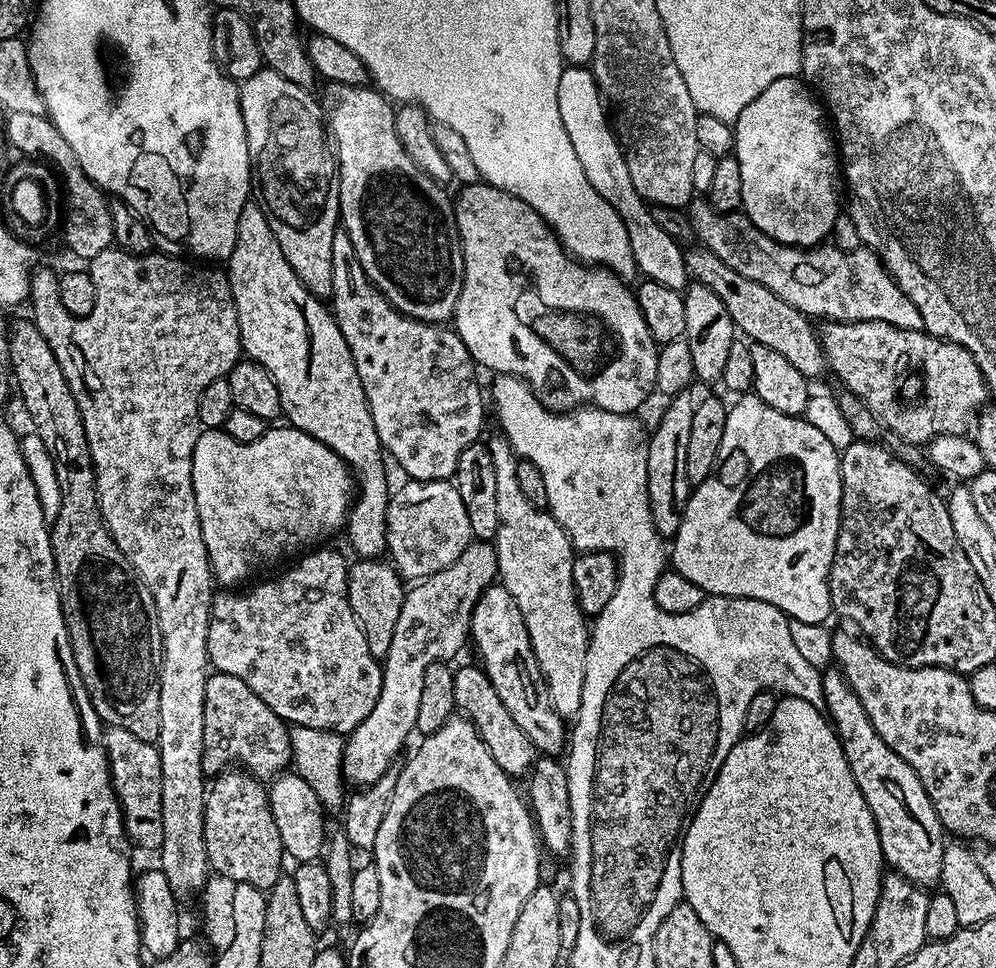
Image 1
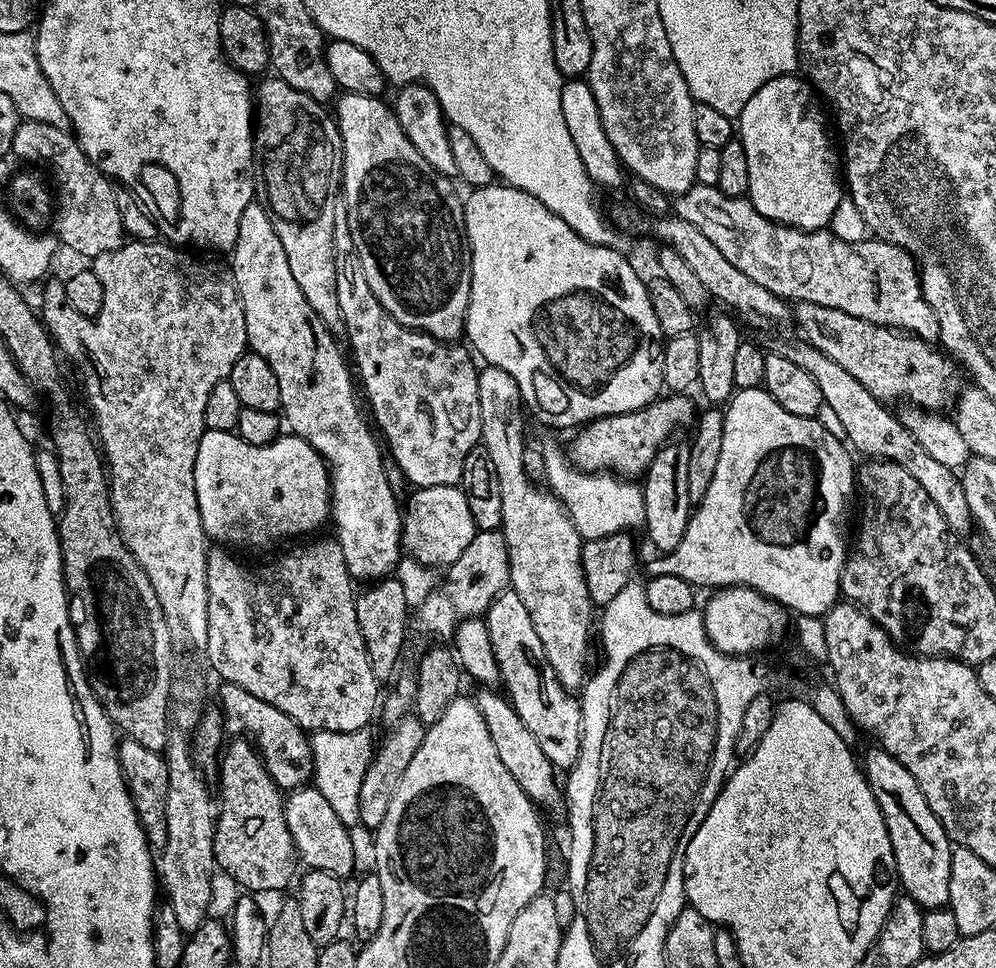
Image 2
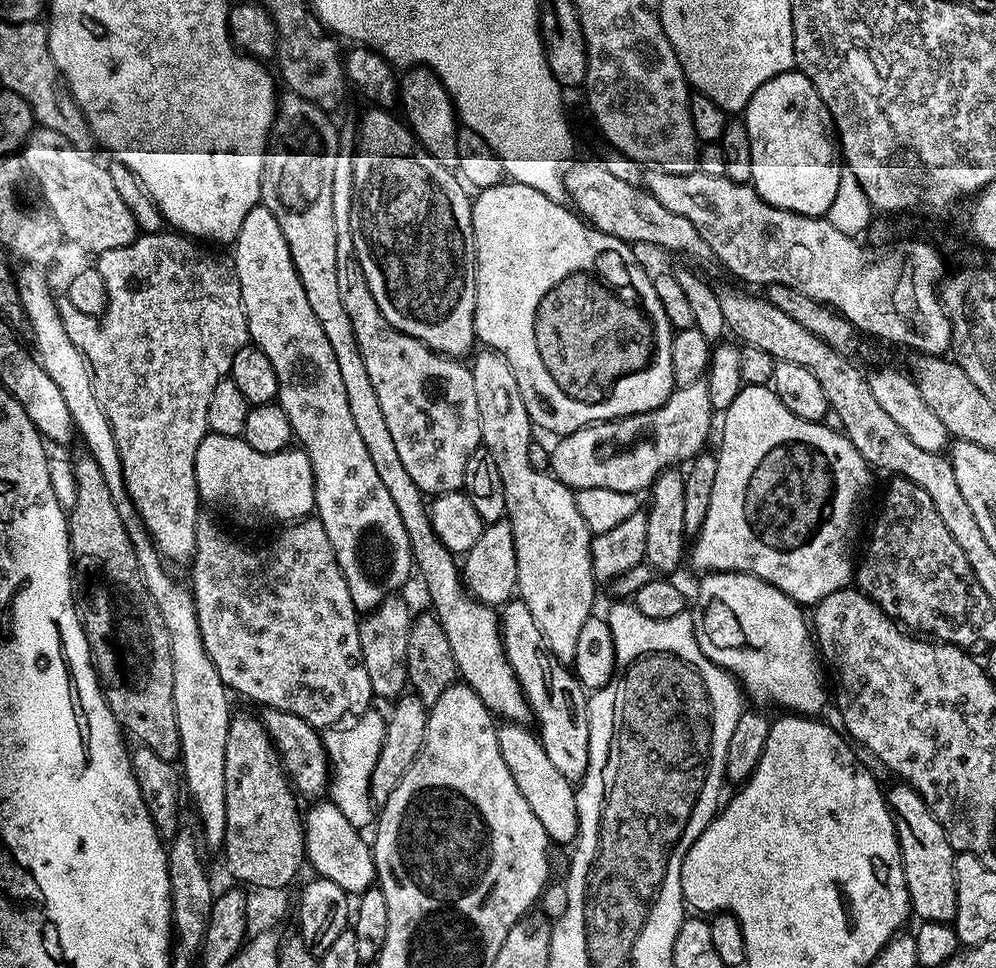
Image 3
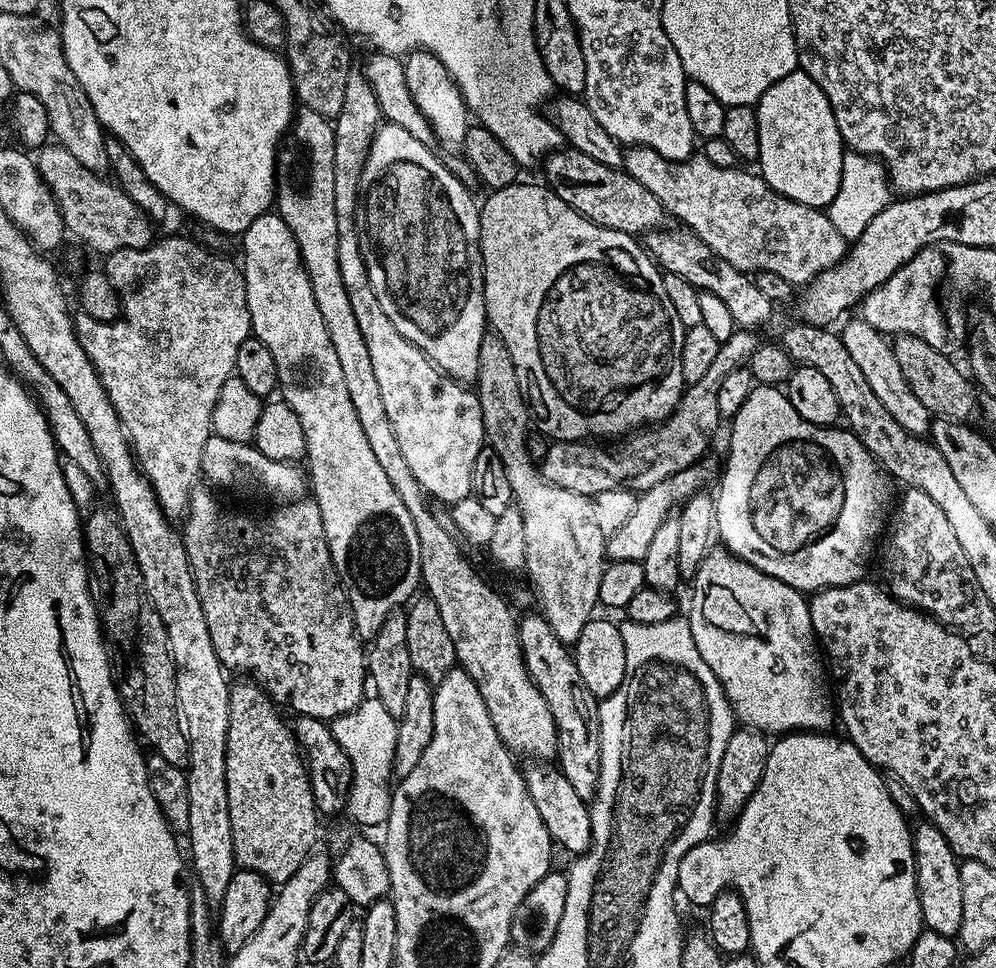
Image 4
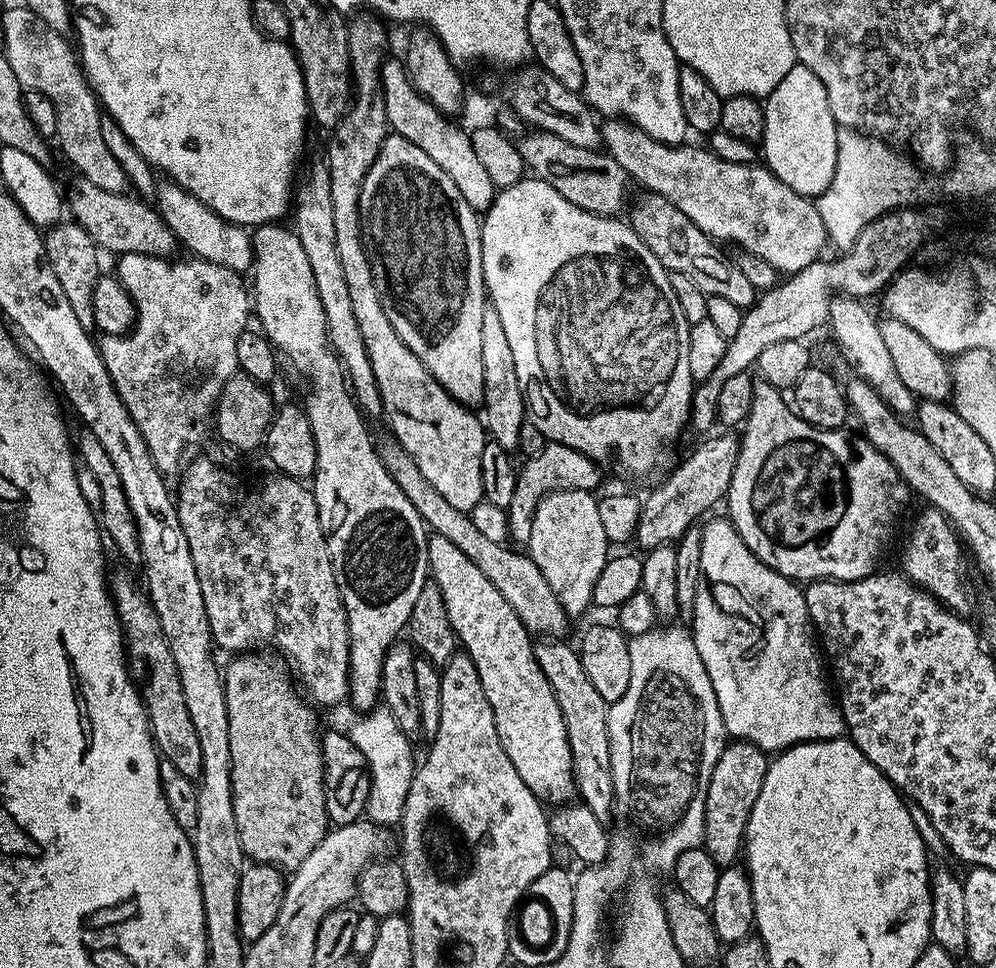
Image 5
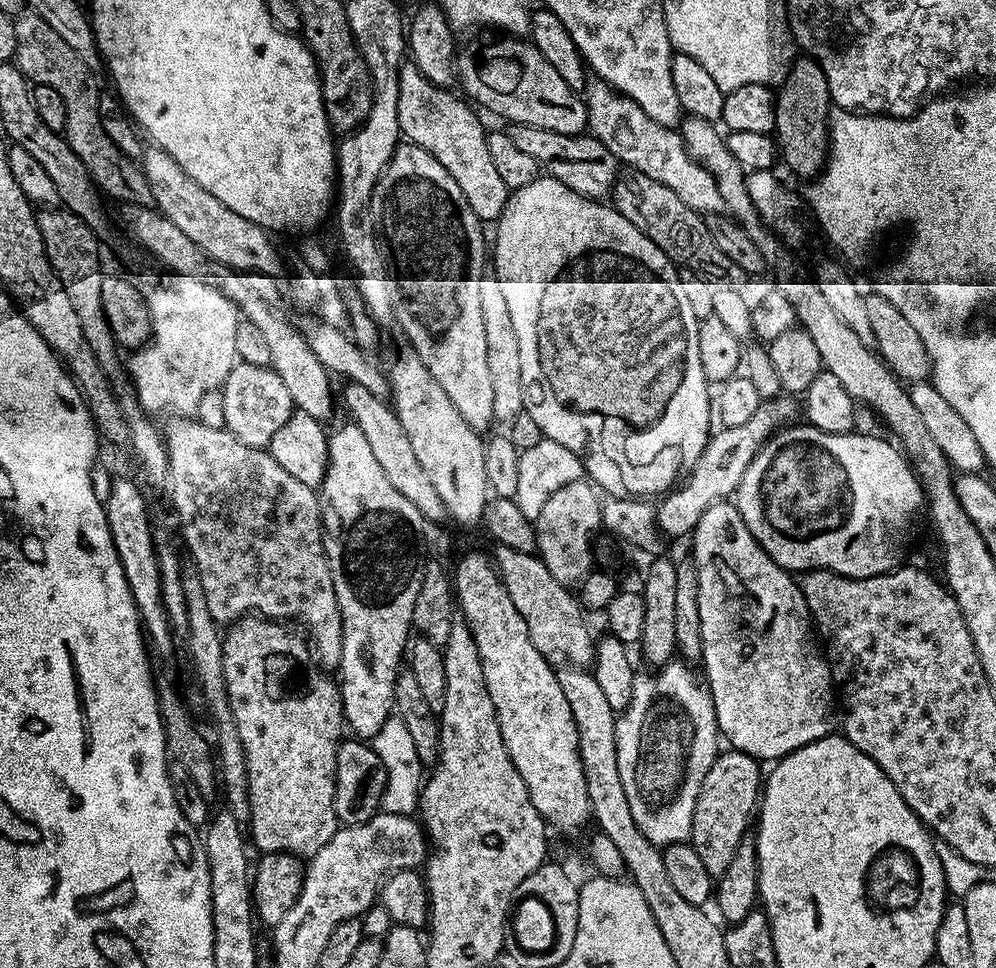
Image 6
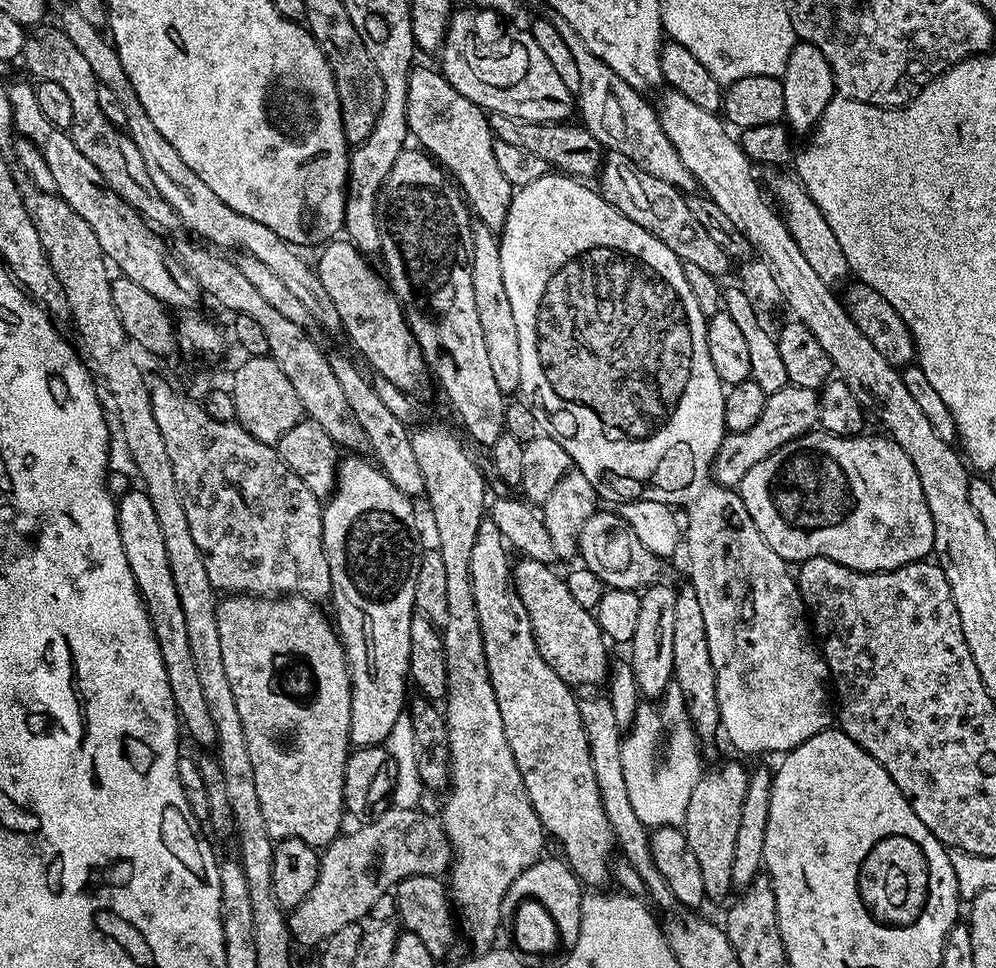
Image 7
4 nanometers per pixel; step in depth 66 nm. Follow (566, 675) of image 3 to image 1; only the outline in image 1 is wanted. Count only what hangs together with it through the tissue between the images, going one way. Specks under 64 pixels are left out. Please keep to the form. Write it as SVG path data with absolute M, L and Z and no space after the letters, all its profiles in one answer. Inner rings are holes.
M492 583L478 598L473 608L470 644L472 648L476 647L476 652L480 655L479 667L490 678L498 698L502 698L502 706L506 706L510 718L514 718L514 722L522 726L526 738L530 738L537 753L559 757L565 751L570 732L566 727L565 717L559 716L550 702L538 658L534 658L534 650L530 646L526 622L510 590L506 590L503 584Z

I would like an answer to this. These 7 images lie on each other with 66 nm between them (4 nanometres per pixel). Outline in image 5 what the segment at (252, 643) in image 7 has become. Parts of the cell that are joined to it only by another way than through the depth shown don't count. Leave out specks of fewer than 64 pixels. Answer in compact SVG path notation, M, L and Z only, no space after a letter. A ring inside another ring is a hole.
M249 650L233 655L229 660L232 661L228 669L223 669L222 679L230 726L232 805L244 854L249 861L257 864L295 870L306 854L310 854L310 850L314 850L314 846L318 846L318 842L322 842L324 835L330 831L324 805L324 763L320 753L320 736L316 732L317 709L302 698L298 688L296 693L292 685L293 673L284 657L275 651L264 650L257 654Z

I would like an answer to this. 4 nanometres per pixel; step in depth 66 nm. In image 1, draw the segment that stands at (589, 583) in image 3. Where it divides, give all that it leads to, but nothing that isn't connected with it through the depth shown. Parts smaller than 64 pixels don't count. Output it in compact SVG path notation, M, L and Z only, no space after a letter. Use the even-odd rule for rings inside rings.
M496 434L493 440L487 441L487 445L490 458L494 458L498 501L498 530L494 541L498 580L506 590L510 590L526 622L530 646L534 650L534 658L538 658L554 710L559 716L575 718L582 706L590 628L576 600L572 581L572 540L551 512L535 508L526 494L522 494L516 469L518 457L503 435Z

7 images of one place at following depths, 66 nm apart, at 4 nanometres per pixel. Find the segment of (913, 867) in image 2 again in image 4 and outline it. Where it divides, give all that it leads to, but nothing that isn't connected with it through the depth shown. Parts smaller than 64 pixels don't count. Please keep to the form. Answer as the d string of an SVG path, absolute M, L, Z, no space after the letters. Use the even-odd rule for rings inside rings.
M930 822L915 825L912 832L912 850L916 853L914 895L920 900L920 914L924 928L938 934L956 938L962 926L962 874L961 861L946 838Z

